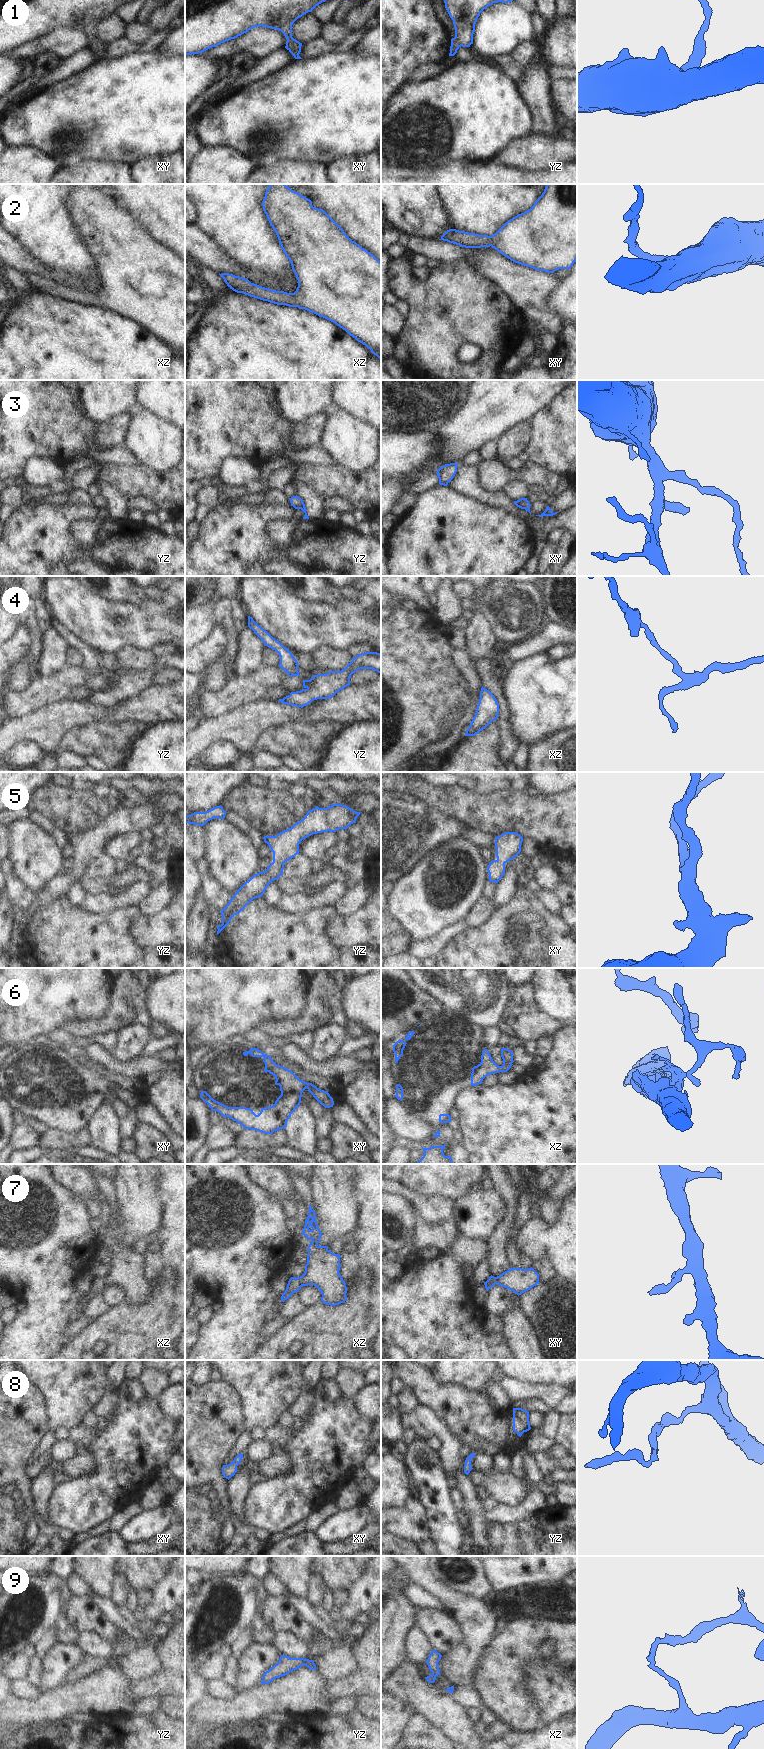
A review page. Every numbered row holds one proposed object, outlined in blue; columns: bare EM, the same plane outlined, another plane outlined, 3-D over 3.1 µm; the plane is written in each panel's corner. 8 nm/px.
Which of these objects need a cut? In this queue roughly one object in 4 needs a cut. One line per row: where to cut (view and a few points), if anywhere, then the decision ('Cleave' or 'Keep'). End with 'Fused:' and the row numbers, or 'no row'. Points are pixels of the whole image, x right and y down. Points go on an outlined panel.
1: No split. Keep
2: No split. Keep
3: No split. Keep
4: No split. Keep
5: No split. Keep
6: No split. Keep
7: No split. Keep
8: No split. Keep
9: Split along yz (303, 1659), (304, 1664). Cleave
Fused: 9.

